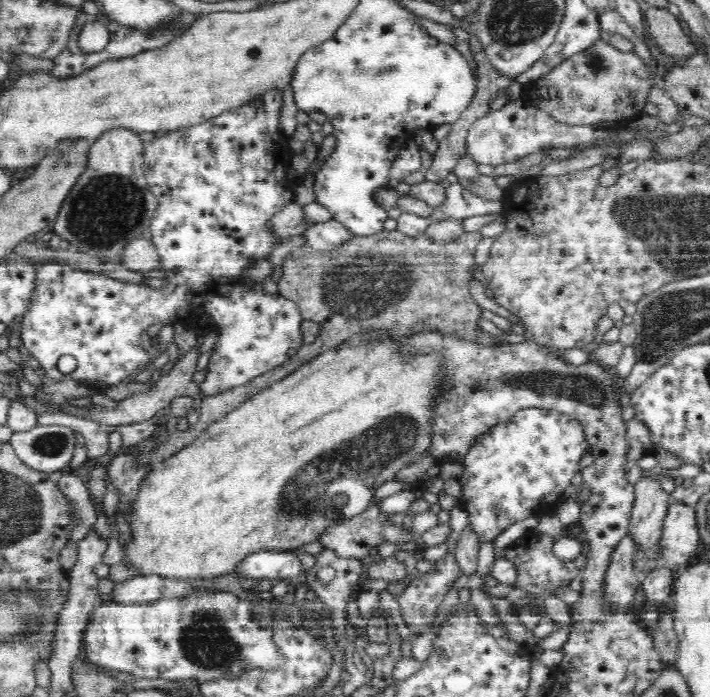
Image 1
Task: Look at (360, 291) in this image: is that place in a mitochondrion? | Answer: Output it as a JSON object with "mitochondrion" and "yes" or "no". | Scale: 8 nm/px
{"mitochondrion":"yes"}

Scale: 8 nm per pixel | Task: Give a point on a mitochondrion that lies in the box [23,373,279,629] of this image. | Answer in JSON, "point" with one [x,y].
{"point":[51,444]}

